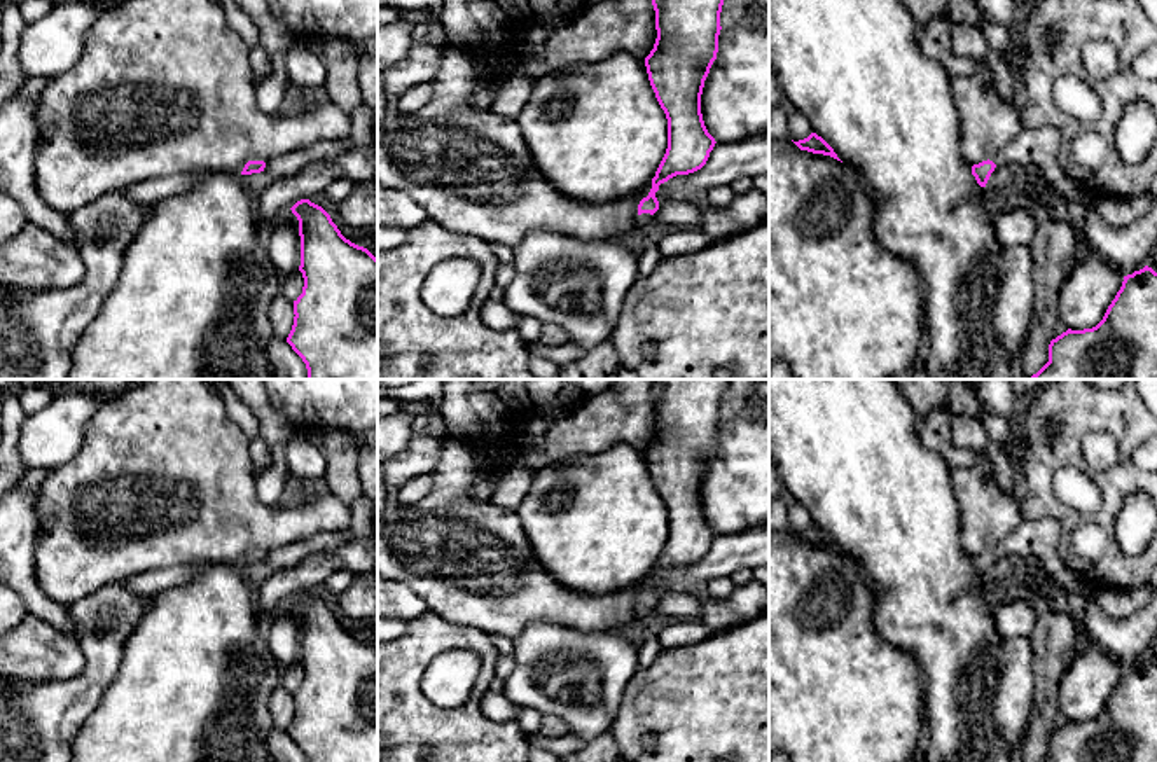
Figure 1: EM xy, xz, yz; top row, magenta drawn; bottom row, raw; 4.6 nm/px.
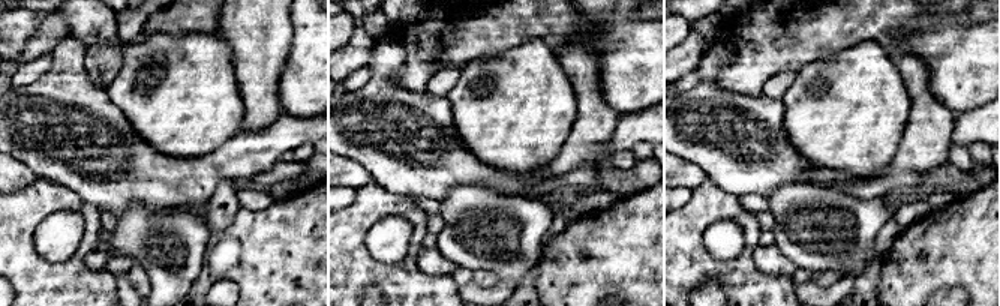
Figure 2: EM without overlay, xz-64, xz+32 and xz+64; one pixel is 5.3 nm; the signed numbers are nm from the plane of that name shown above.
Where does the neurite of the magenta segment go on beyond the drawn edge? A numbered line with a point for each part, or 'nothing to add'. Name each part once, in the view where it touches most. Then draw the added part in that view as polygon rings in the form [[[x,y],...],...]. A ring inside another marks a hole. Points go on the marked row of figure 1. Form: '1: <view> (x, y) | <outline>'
1: xz (645, 243) | [[[641,213],[636,218],[638,232],[633,238],[633,246],[636,252],[636,269],[638,278],[648,276],[662,259],[659,252],[659,227],[650,213]]]

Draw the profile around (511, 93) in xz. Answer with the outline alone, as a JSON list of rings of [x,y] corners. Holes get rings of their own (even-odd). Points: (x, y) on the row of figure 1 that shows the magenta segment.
[[[509,73],[498,79],[489,110],[514,121],[526,105],[533,86],[535,80],[524,73]]]

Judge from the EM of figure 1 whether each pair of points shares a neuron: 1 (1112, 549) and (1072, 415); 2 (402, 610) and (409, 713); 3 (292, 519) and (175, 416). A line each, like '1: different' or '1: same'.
1: same
2: different
3: same

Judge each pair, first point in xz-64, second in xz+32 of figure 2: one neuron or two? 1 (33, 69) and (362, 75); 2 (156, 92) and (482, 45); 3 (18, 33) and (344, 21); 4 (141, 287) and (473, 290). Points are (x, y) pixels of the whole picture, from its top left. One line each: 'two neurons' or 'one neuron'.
1: one neuron
2: two neurons
3: one neuron
4: two neurons

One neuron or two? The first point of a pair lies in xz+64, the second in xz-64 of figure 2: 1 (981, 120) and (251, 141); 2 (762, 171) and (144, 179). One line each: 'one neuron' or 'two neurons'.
1: one neuron
2: one neuron

